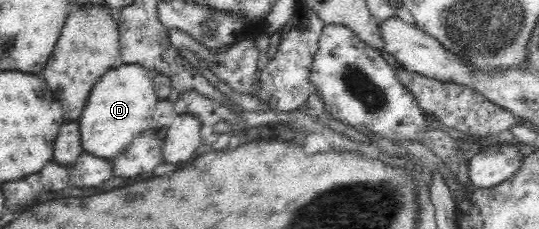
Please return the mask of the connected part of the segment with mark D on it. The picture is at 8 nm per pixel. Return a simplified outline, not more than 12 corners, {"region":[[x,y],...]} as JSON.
{"region":[[123,63],[91,90],[84,152],[116,157],[151,127],[153,75]]}

